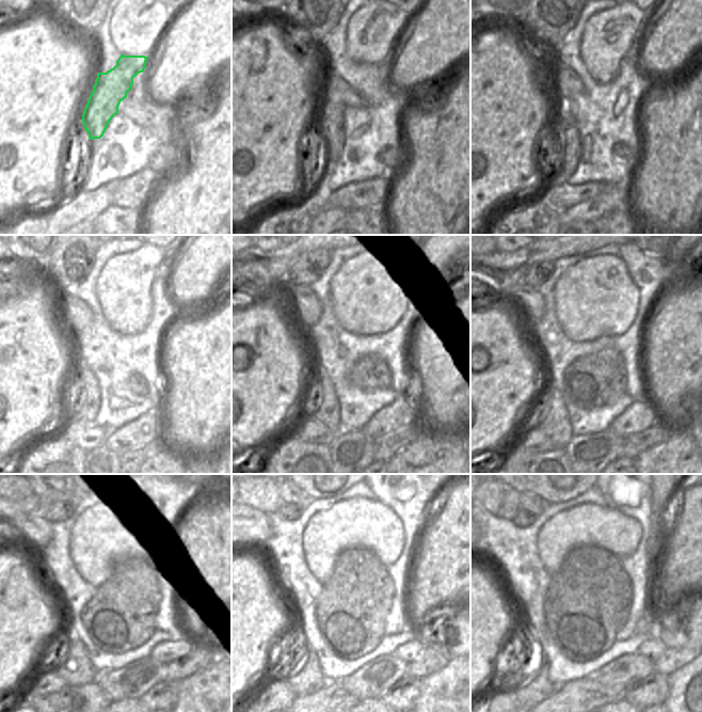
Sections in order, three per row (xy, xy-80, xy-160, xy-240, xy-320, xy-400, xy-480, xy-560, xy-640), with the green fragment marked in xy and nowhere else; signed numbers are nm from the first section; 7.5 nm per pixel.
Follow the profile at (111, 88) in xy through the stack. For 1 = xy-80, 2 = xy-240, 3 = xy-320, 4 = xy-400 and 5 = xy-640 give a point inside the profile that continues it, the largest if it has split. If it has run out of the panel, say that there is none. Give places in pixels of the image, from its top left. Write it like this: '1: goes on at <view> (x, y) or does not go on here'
1: goes on at xy-80 (331, 114)
2: goes on at xy-240 (86, 410)
3: goes on at xy-320 (329, 413)
4: goes on at xy-400 (555, 424)
5: goes on at xy-640 (538, 687)

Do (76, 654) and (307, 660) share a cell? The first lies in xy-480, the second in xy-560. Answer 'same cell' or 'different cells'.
same cell

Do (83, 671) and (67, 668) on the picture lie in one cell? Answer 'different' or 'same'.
same

